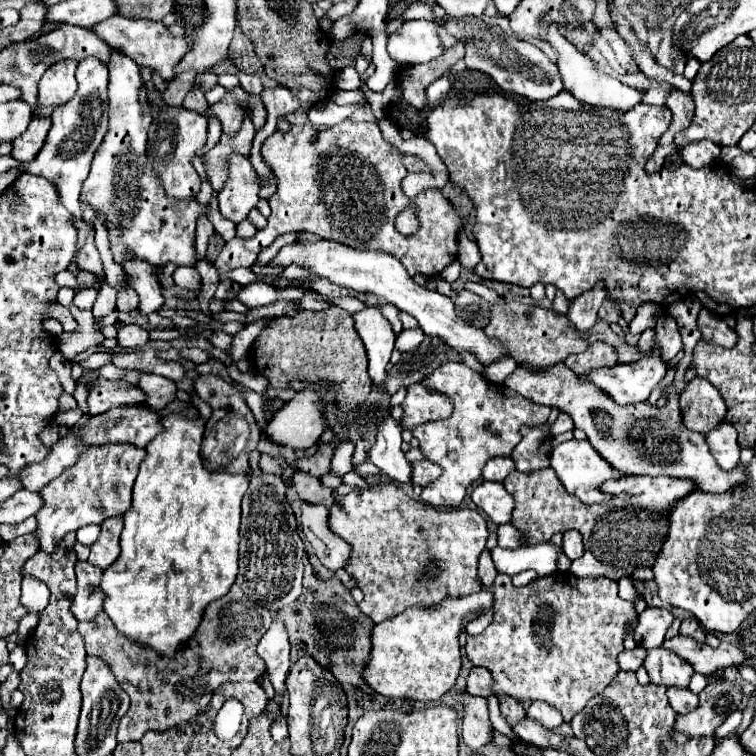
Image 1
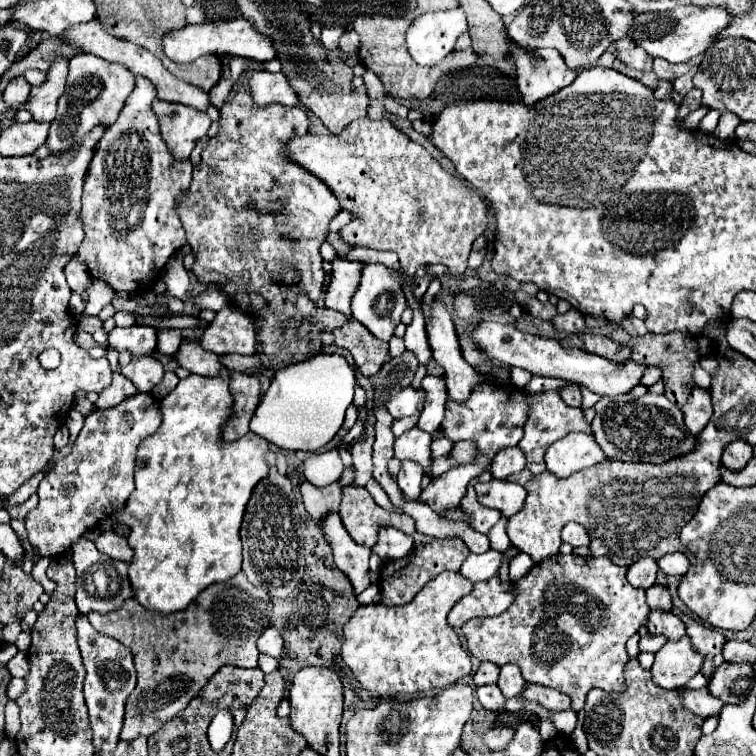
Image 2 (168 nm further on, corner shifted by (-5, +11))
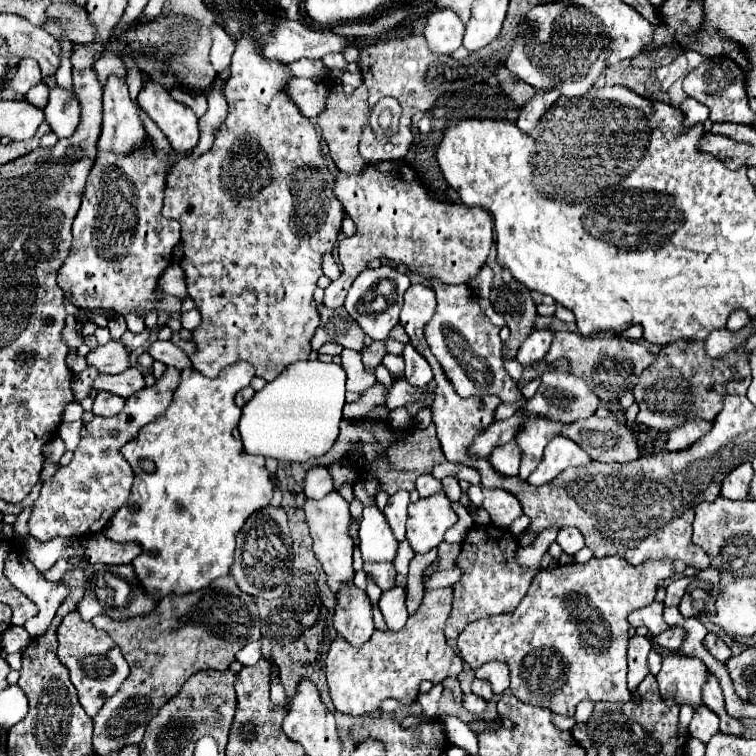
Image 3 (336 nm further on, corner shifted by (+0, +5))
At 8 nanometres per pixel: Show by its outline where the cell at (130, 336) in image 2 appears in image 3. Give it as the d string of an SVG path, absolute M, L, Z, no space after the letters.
M111 340L105 346L87 354L87 364L93 366L99 374L121 374L129 368L129 352L121 342Z

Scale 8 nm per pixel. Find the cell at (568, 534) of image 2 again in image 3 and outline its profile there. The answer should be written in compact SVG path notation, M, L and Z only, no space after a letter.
M561 528L559 536L557 536L557 544L561 546L561 550L565 554L573 556L585 546L585 540L583 540L583 536L581 536L581 532L577 528Z

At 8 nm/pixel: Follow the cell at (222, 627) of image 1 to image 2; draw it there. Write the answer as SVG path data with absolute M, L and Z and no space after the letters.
M238 572L234 578L226 582L206 588L186 610L170 616L148 612L136 600L126 600L118 610L108 614L88 614L90 624L102 636L116 638L132 652L134 666L138 670L136 692L132 692L126 702L124 728L120 738L134 740L138 736L150 736L160 728L164 728L168 720L176 718L190 704L190 700L198 696L200 688L204 688L204 684L208 684L212 674L216 674L222 666L234 664L240 668L256 668L260 656L256 640L260 638L260 632L264 632L264 628L270 626L270 618L272 618L272 600L268 592L252 586L242 572Z

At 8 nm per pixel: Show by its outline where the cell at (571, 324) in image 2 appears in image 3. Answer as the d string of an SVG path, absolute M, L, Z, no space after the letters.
M539 330L539 332L531 332L527 336L527 340L521 344L519 352L517 352L517 362L527 368L537 360L543 360L543 356L547 354L551 340L553 340L555 332L553 330Z

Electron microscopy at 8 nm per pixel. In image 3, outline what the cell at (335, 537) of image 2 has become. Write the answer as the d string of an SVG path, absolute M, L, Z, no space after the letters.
M349 584L343 586L337 602L339 604L335 608L333 628L351 646L363 646L375 632L371 602L367 594L361 592L355 584Z

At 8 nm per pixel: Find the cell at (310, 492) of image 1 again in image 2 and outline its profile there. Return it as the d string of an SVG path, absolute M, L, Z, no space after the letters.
M304 480L302 486L300 486L304 506L306 506L308 514L316 522L320 522L328 512L338 512L340 490L342 490L342 486L336 484L336 482L330 484L330 486L326 486L326 488L318 488L318 486L310 484L308 480Z

